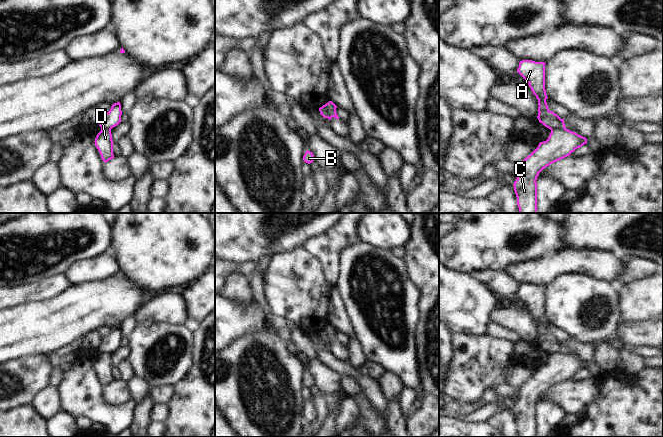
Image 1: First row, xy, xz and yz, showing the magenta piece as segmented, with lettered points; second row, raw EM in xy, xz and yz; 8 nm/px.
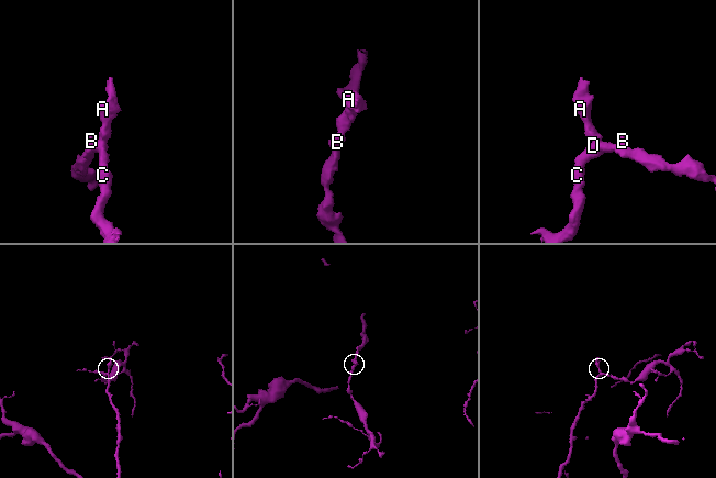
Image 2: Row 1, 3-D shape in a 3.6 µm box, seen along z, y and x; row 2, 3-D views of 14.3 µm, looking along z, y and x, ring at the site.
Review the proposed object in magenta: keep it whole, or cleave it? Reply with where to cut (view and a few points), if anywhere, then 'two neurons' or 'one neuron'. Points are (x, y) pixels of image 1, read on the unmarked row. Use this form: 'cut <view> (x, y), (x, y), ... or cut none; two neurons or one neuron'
cut yz (564, 351), (551, 354); two neurons

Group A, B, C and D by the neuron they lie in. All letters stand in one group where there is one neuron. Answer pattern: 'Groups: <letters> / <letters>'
Groups: A / B C D.

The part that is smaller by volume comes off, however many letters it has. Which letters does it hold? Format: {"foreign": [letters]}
{"foreign": ["A"]}

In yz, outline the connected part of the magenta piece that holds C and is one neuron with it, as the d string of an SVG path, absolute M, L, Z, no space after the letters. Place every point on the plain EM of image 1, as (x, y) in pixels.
M566 352L551 354L548 363L520 387L520 398L514 406L519 437L537 437L537 401L550 388L570 380L587 363Z

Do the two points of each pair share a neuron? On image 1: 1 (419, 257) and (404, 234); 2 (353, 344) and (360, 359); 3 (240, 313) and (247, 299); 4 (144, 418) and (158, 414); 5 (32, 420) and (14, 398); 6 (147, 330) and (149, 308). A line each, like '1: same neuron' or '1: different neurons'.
1: different neurons
2: same neuron
3: different neurons
4: different neurons
5: different neurons
6: different neurons

